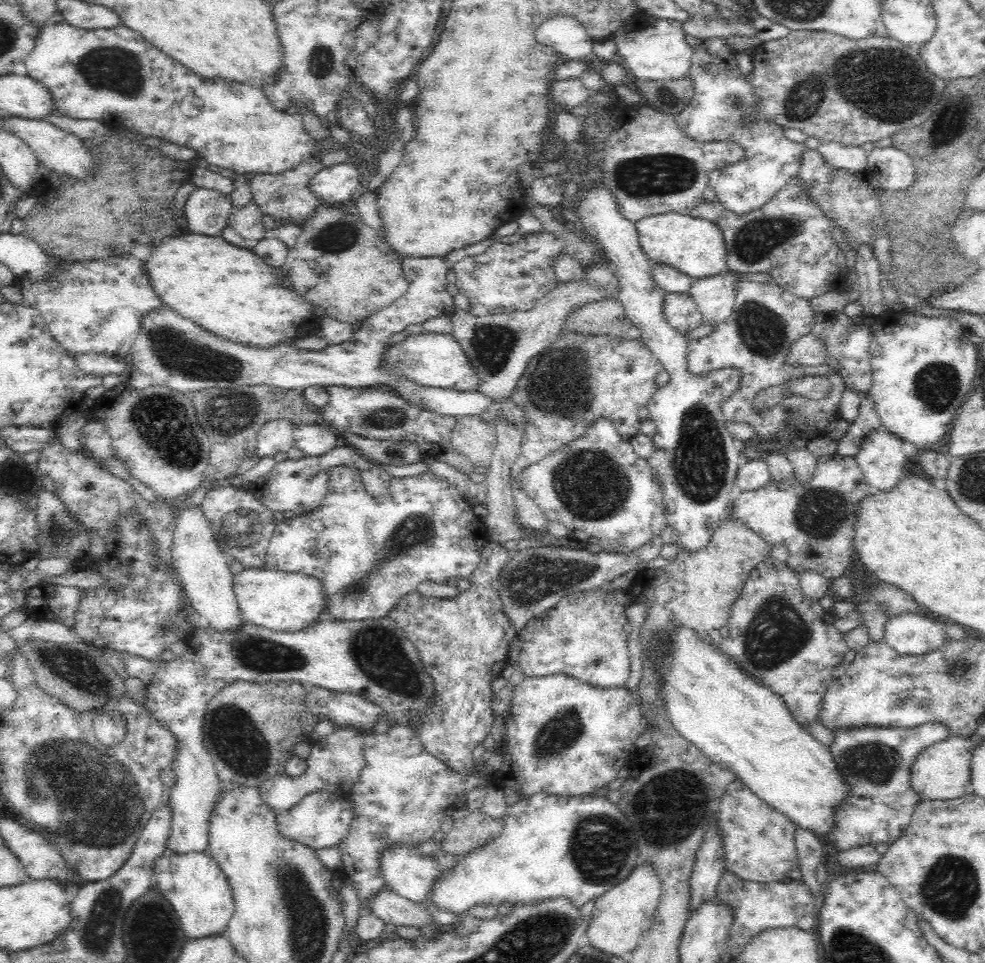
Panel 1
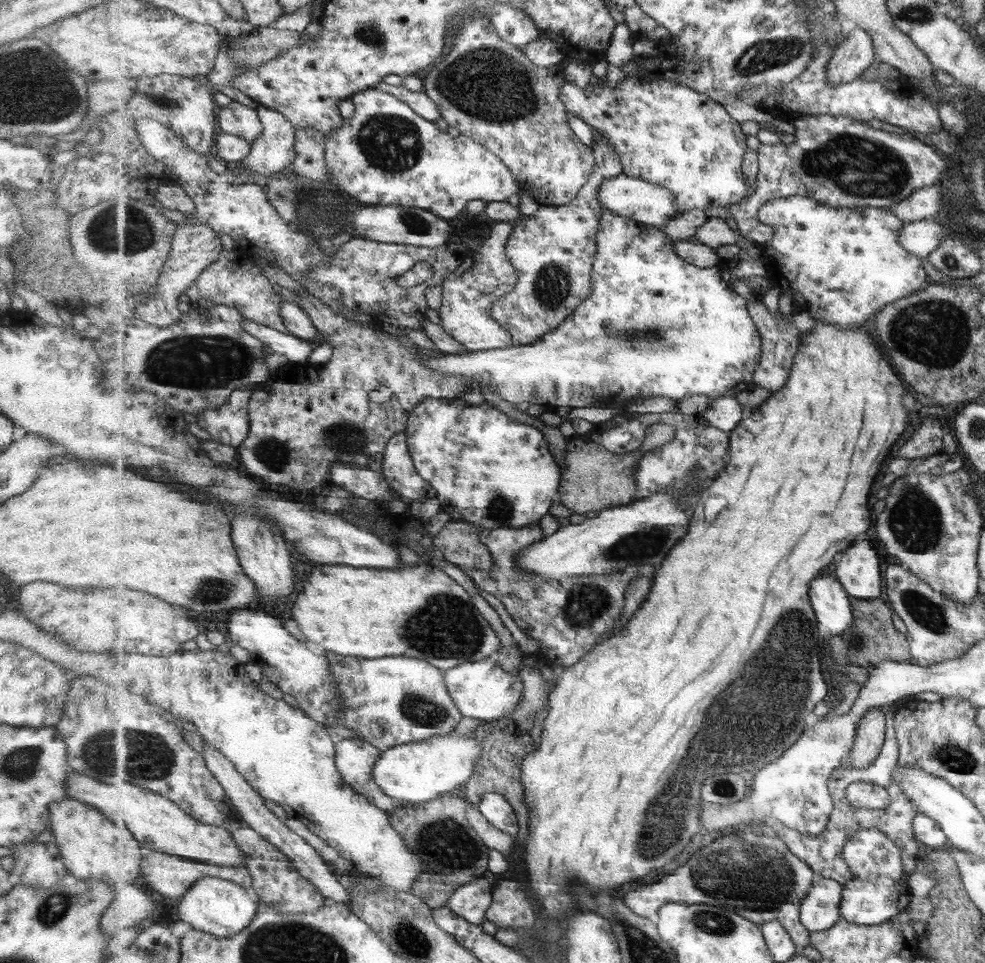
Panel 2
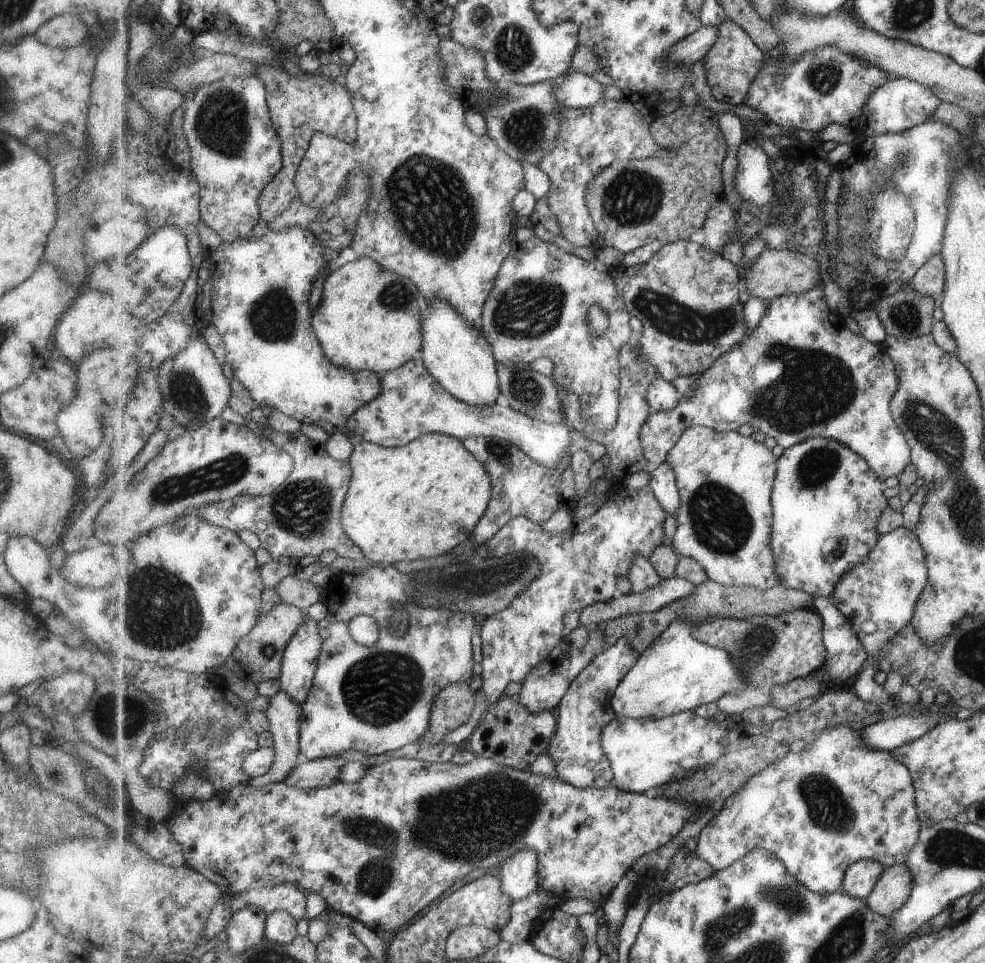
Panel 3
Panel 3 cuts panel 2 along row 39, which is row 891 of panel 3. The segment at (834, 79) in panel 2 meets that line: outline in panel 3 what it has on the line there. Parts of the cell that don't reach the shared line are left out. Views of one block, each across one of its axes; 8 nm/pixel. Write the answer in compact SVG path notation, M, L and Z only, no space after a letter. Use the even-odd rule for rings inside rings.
M856 862L848 868L841 891L853 898L866 900L871 896L885 869L881 862Z

